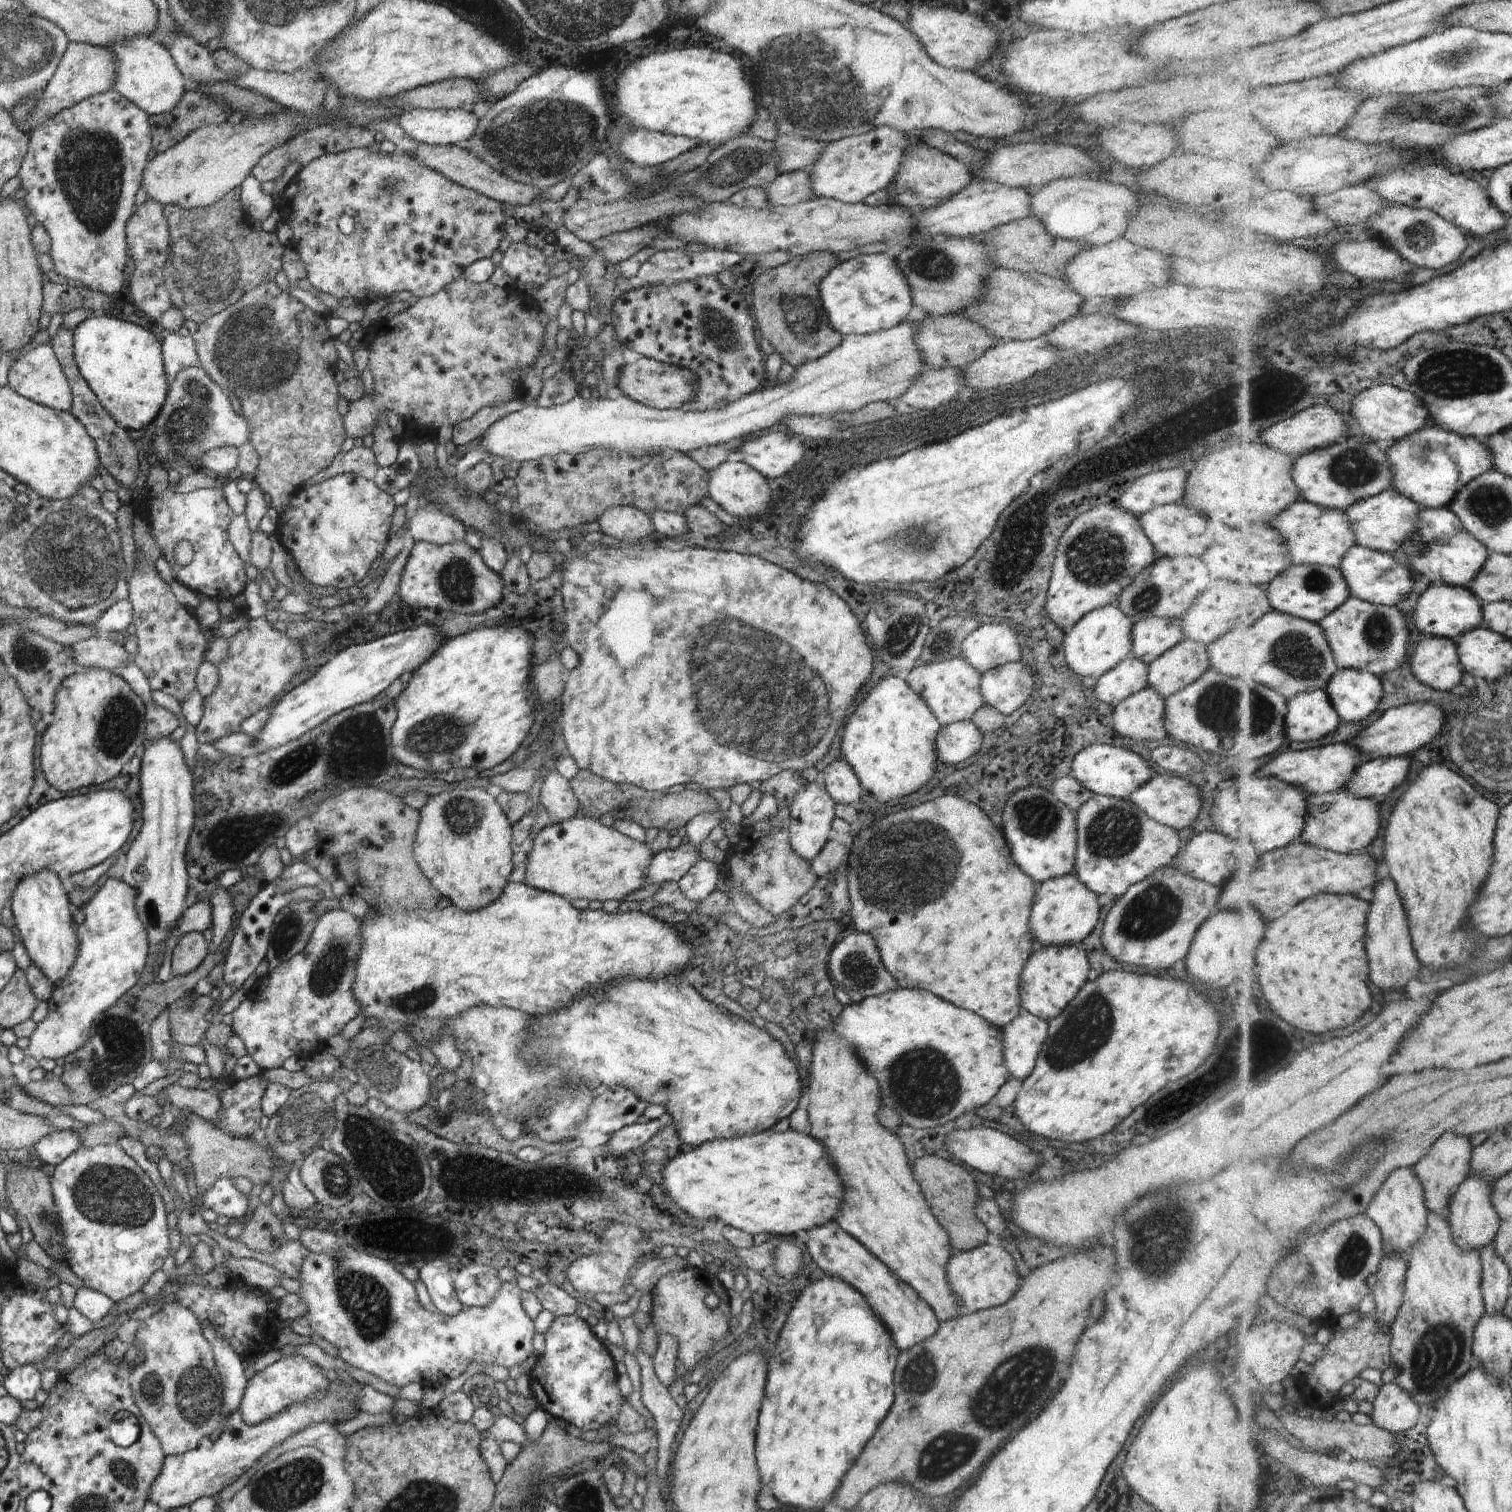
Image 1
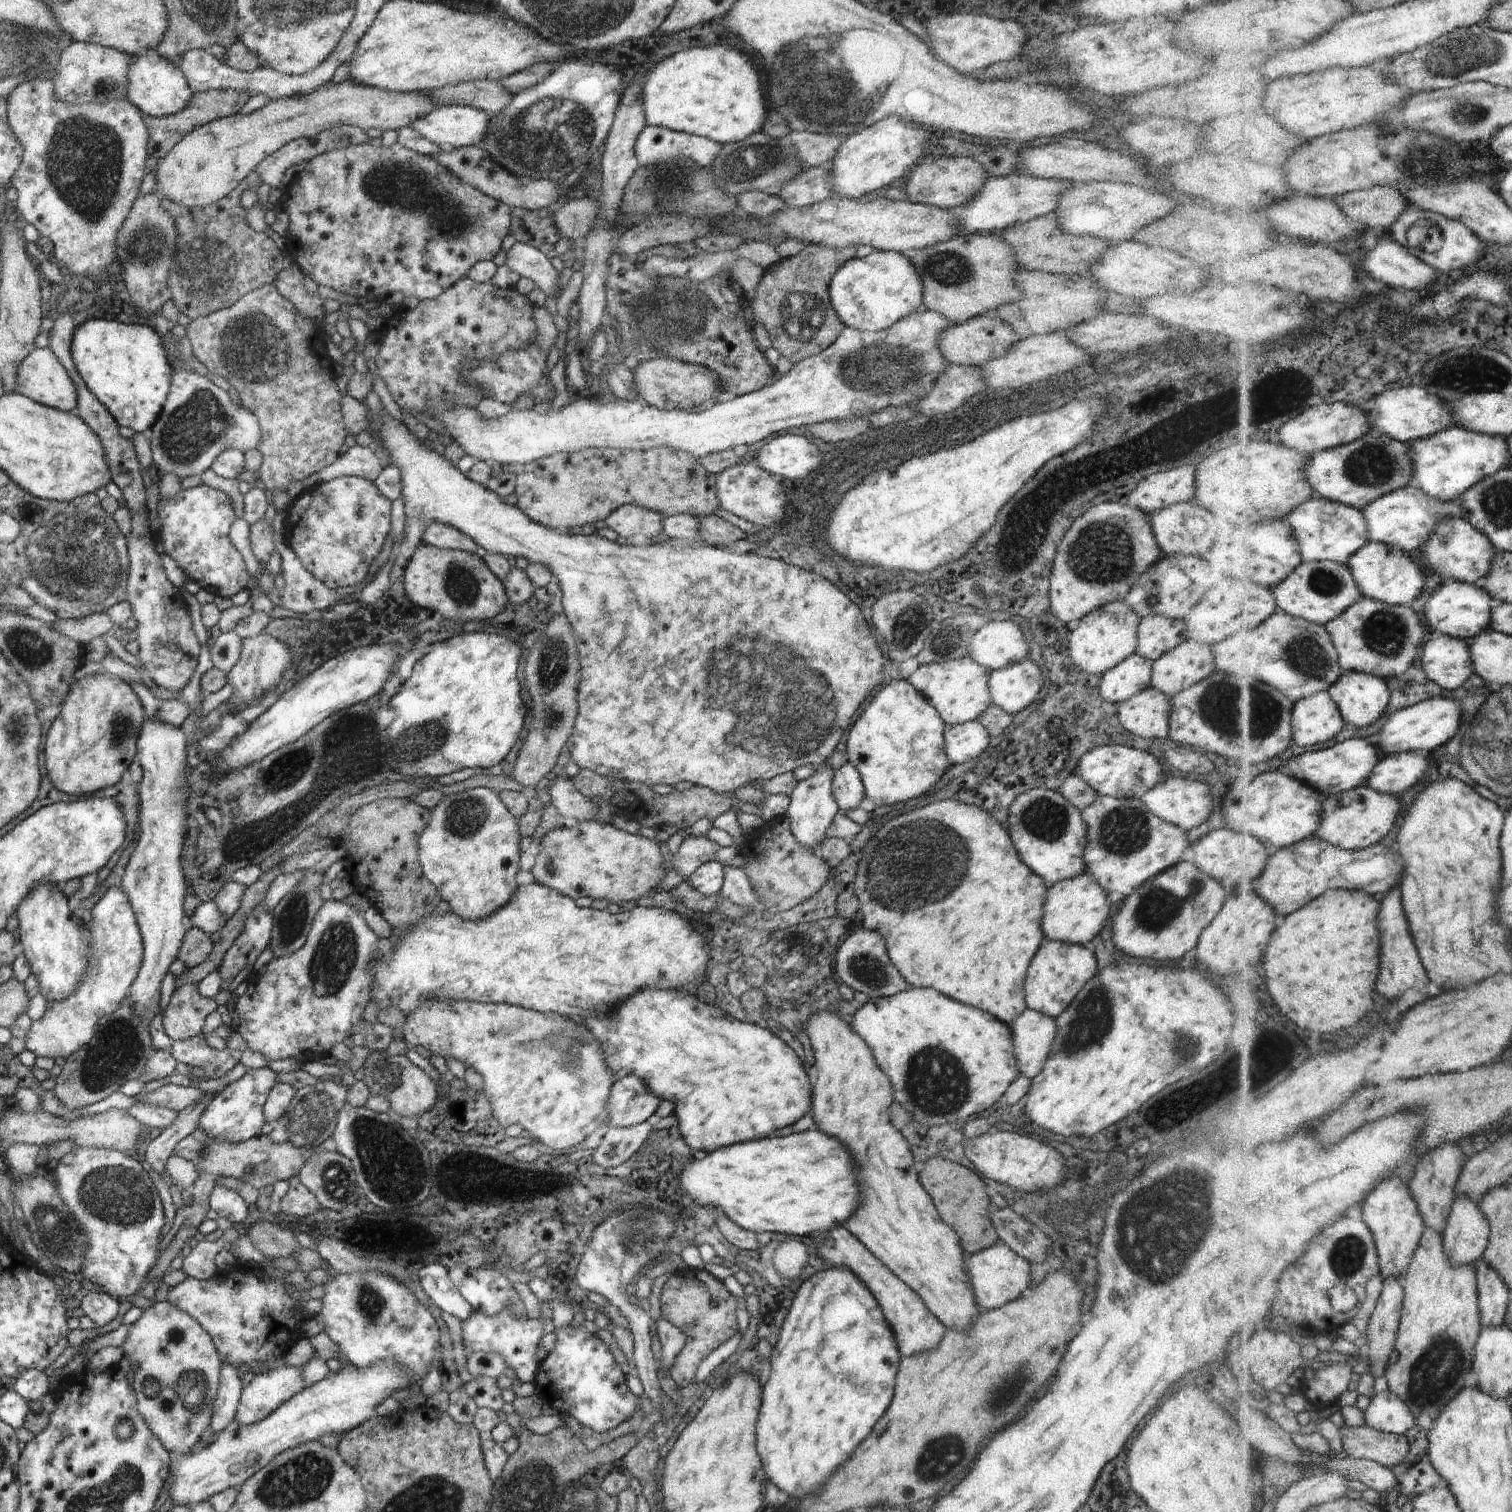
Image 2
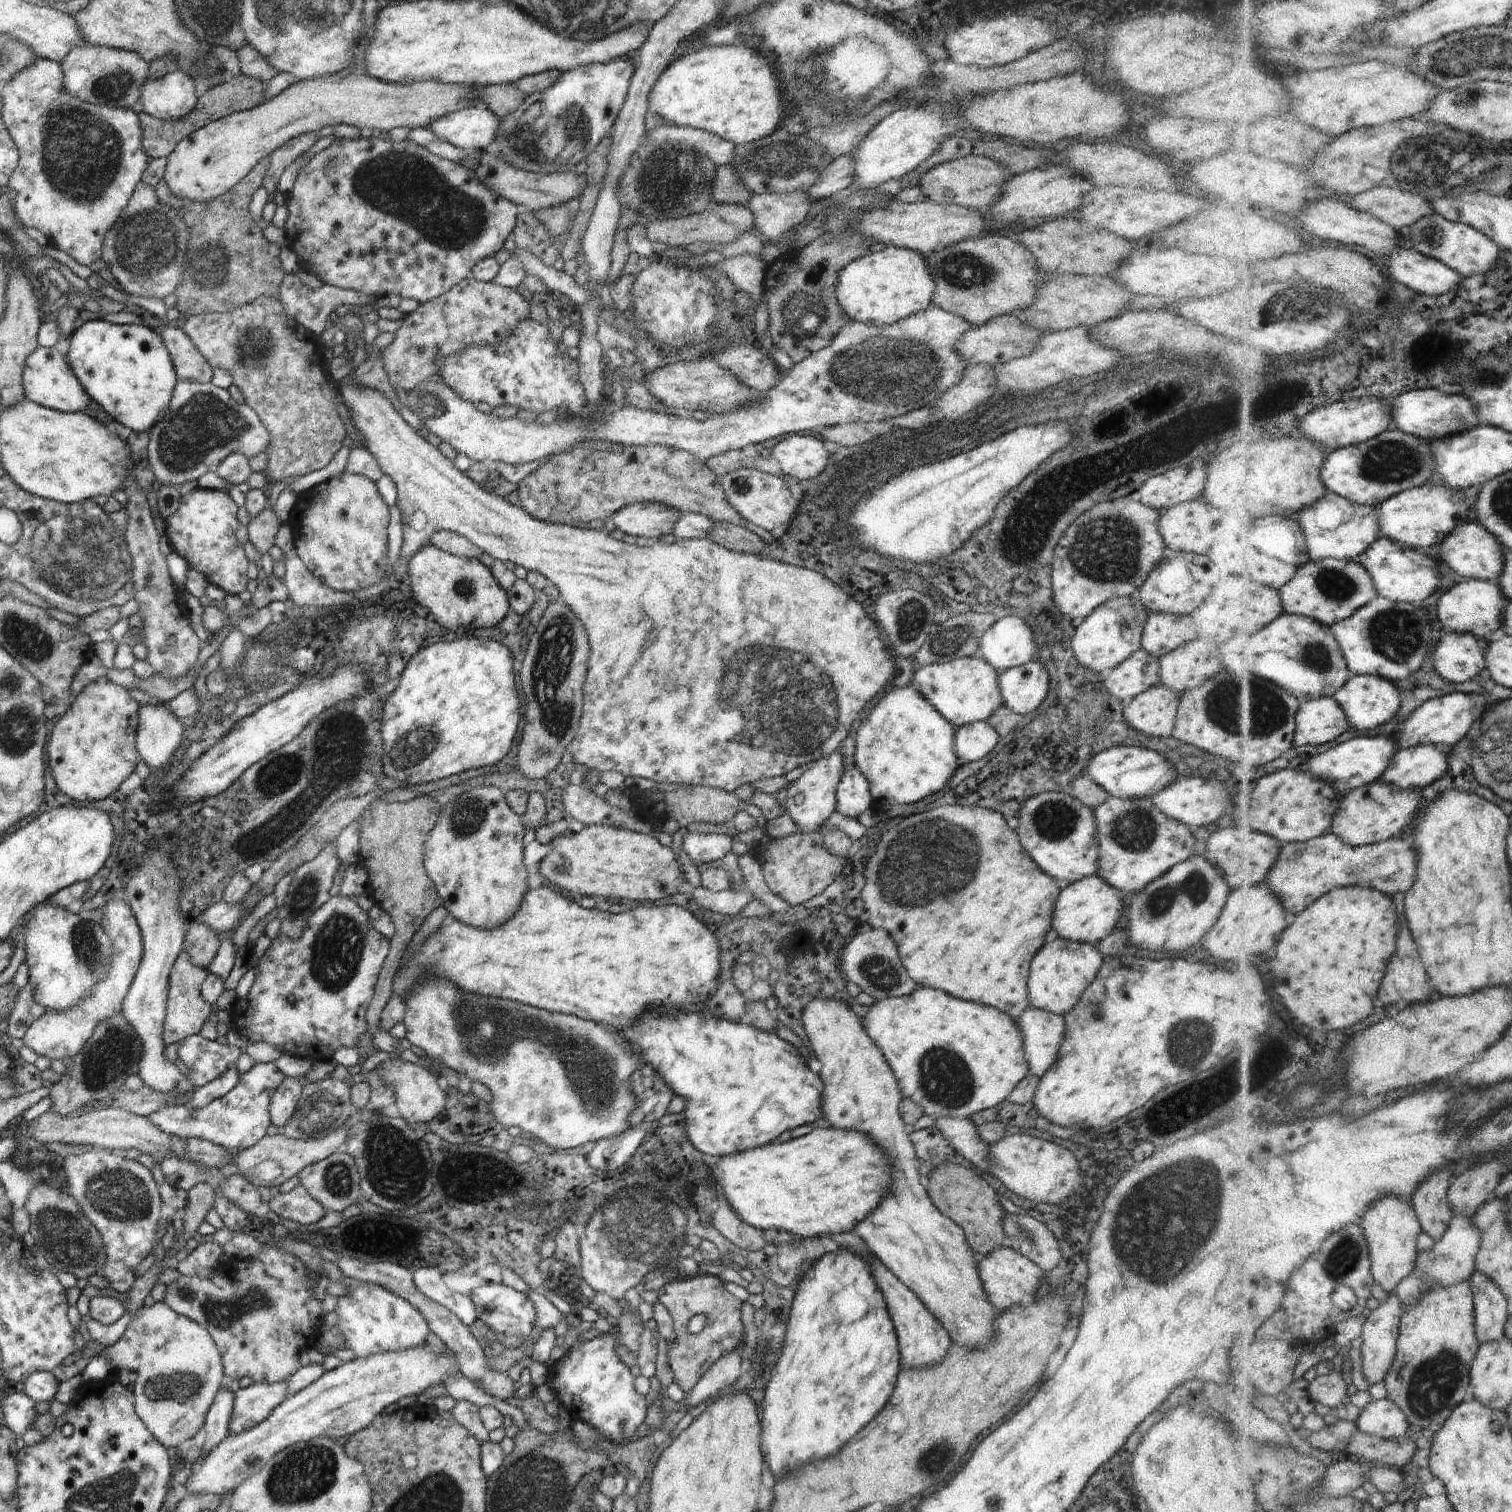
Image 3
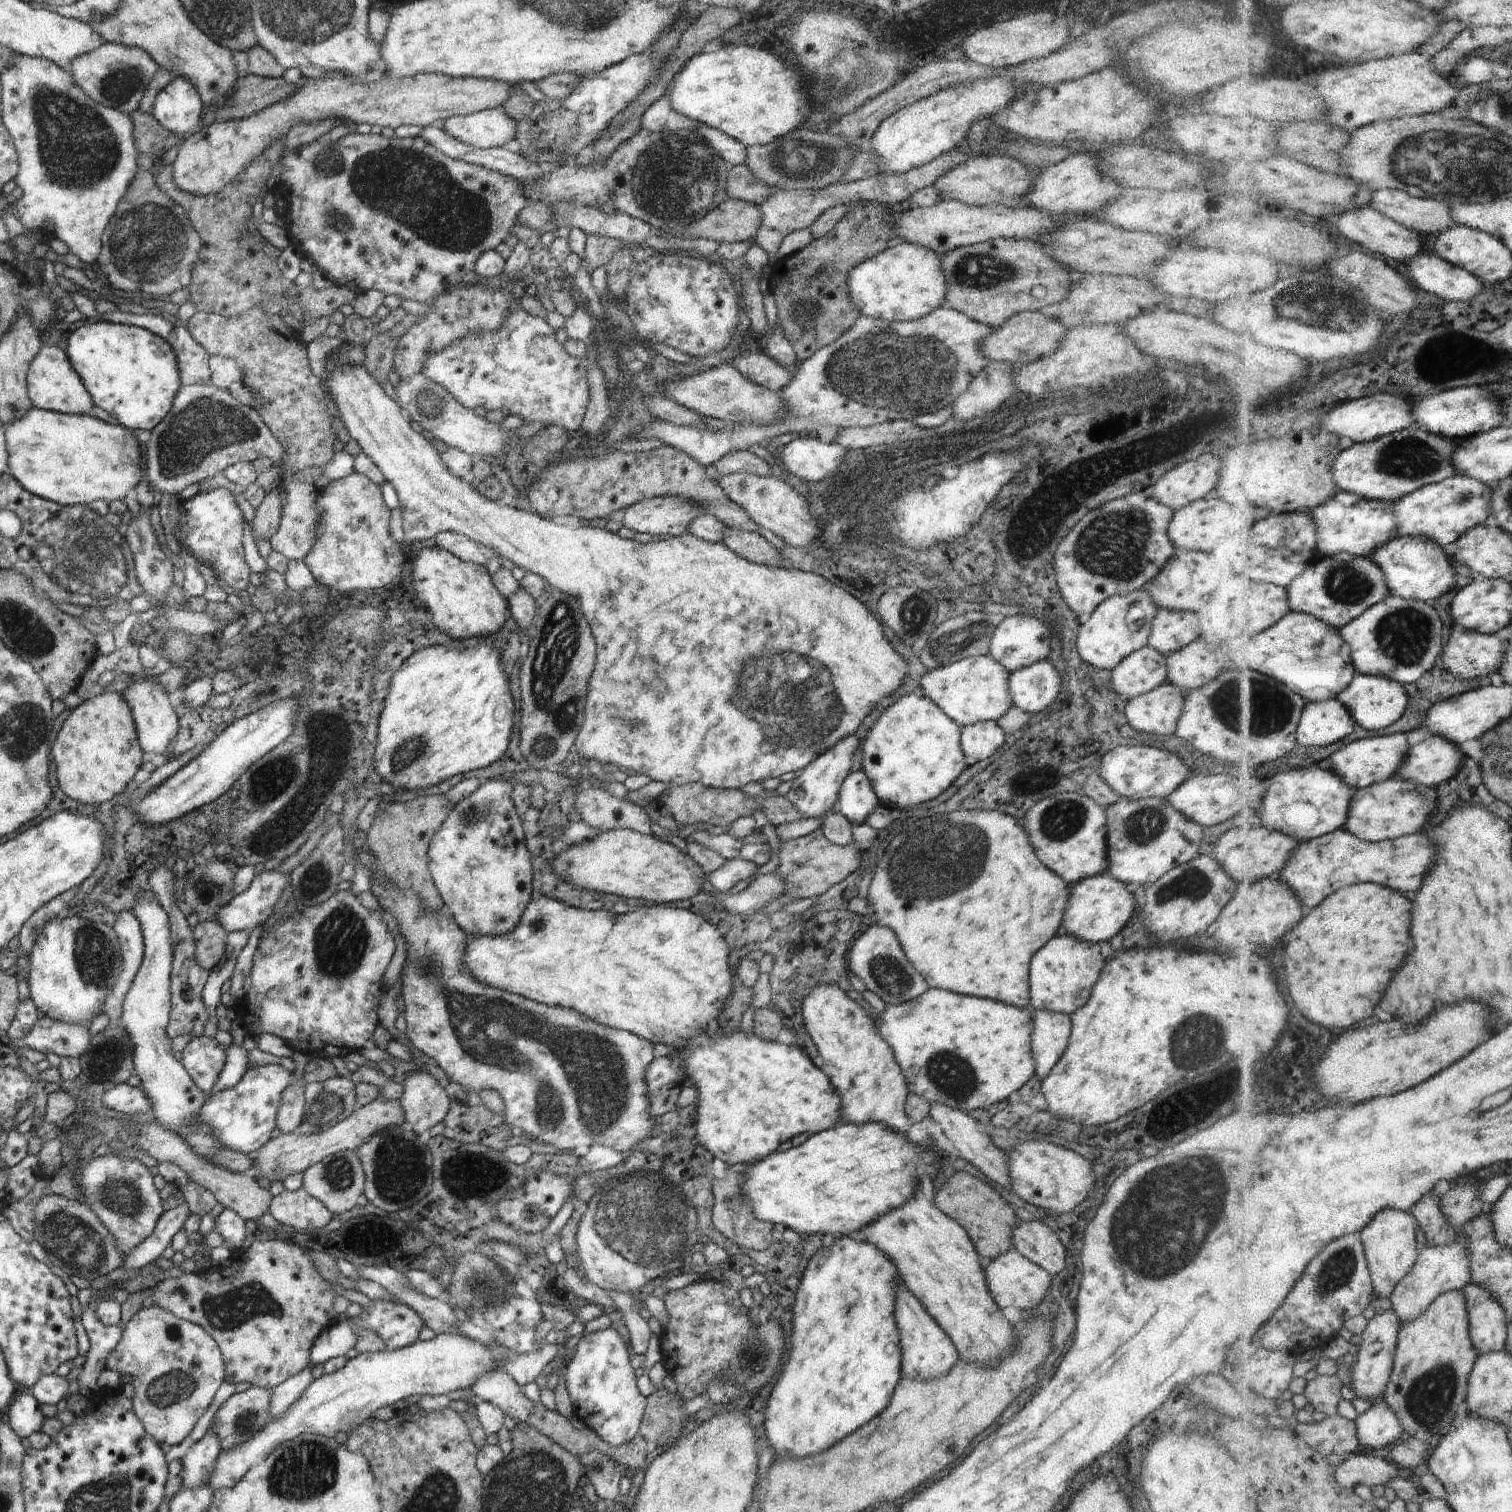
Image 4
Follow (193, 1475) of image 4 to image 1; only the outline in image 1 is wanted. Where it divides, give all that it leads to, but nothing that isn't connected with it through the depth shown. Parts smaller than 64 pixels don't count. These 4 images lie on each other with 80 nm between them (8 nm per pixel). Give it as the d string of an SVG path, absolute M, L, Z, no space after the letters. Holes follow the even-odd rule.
M200 1320L200 1330L206 1342L212 1348L212 1354L216 1364L217 1372L222 1380L222 1392L224 1392L224 1408L222 1414L229 1416L239 1409L244 1390L248 1385L245 1376L243 1358L228 1344L226 1338L220 1336L220 1332L210 1324L208 1320Z

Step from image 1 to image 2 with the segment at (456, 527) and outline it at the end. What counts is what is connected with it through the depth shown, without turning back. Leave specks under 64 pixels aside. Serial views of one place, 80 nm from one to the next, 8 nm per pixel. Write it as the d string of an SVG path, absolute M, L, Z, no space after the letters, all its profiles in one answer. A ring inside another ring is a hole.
M440 522L426 524L424 532L420 534L420 540L438 549L472 552L480 558L484 554L484 548L480 544L476 544L470 536L466 536L464 532L460 532L448 524L440 524Z

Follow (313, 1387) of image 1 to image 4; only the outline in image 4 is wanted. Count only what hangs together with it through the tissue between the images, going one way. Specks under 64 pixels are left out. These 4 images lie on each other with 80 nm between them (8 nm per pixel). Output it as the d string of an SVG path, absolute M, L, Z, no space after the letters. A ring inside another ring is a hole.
M251 1387L245 1392L234 1394L220 1407L215 1414L216 1422L211 1424L209 1428L209 1430L214 1430L214 1426L216 1426L216 1434L218 1434L218 1440L220 1440L219 1450L236 1448L238 1444L246 1442L248 1438L257 1434L270 1422L270 1398L272 1398L271 1390Z

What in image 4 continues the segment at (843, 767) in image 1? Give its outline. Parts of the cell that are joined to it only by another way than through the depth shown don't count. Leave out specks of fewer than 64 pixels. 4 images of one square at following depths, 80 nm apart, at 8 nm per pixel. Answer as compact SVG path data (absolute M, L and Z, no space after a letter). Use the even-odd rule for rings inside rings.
M858 770L851 771L842 782L836 807L838 812L853 825L865 824L866 816L870 816L881 804L866 774Z

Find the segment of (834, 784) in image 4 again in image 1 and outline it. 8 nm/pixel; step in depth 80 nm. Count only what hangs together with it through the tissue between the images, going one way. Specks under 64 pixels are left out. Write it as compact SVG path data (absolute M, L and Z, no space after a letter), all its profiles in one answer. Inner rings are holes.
M806 781L794 795L790 805L791 821L789 826L789 837L793 849L804 859L812 862L812 859L822 850L829 841L828 832L831 830L832 820L837 816L835 806L837 803L829 795L822 781Z

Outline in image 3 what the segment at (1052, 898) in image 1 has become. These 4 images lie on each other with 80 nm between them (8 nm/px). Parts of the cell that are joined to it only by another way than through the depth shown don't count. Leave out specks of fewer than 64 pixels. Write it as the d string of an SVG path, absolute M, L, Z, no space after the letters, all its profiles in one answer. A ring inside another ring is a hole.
M1088 876L1077 882L1072 882L1060 888L1060 894L1054 902L1052 910L1052 933L1051 936L1068 940L1074 943L1087 943L1092 946L1096 942L1102 942L1104 938L1112 934L1114 926L1118 924L1124 904L1118 896L1120 892L1110 886L1100 876Z

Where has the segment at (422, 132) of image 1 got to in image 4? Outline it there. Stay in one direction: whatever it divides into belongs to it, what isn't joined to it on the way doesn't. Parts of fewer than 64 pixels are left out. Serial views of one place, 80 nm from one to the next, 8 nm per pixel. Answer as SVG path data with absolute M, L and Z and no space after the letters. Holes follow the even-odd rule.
M499 107L449 117L443 124L442 132L462 145L492 149L514 139L514 126L516 123Z

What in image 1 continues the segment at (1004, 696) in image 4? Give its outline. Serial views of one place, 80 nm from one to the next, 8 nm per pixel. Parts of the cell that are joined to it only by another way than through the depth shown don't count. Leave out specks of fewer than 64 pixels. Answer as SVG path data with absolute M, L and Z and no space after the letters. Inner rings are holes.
M960 656L947 661L918 664L904 680L924 699L941 726L970 721L970 717L985 704L980 688L981 673Z

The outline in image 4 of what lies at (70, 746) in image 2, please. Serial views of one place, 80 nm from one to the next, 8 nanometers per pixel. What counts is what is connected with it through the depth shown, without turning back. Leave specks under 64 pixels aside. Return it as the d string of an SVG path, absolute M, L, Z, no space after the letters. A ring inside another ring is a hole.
M105 690L84 700L54 735L50 753L56 760L58 784L66 796L80 804L104 804L116 794L129 792L125 787L136 776L142 762L132 710L122 694Z

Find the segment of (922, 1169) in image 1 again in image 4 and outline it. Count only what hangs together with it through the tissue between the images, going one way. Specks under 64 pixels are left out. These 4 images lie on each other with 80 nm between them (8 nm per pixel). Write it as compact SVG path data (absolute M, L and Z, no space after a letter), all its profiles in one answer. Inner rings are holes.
M958 1170L937 1191L934 1202L940 1212L952 1218L966 1232L979 1256L994 1260L998 1254L1013 1249L1011 1241L1012 1230L1016 1226L1016 1215L1006 1204L1006 1200L989 1186L988 1182Z

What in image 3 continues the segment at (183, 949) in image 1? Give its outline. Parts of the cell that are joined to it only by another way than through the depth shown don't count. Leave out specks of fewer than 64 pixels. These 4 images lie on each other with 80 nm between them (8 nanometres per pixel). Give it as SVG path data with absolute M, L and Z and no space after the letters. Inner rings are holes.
M201 922L187 924L186 930L184 950L190 962L198 968L208 970L221 946L218 934Z

